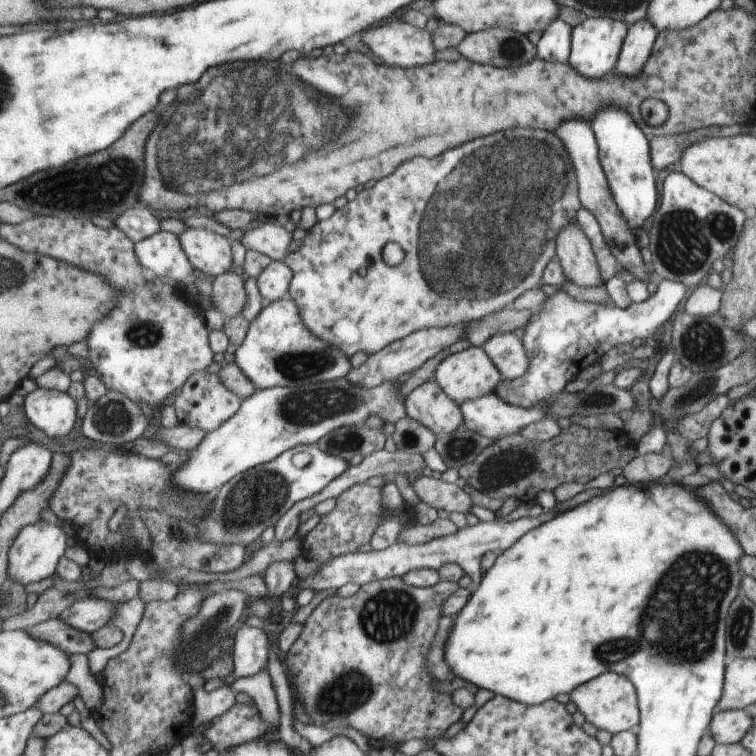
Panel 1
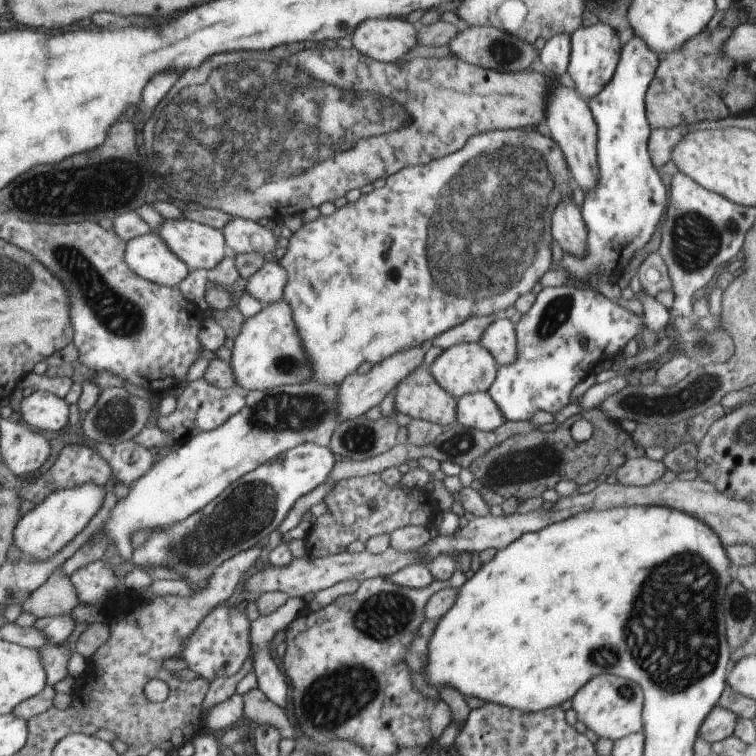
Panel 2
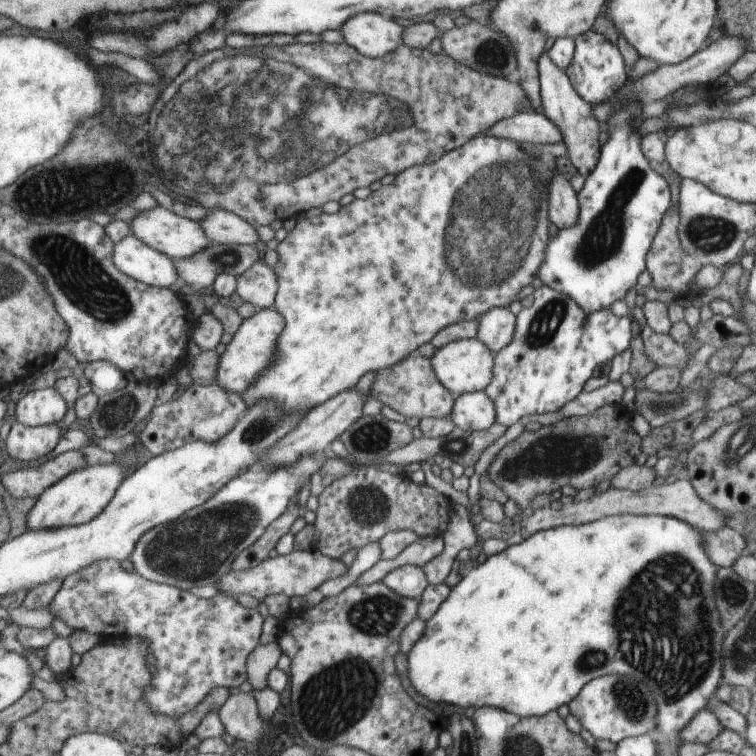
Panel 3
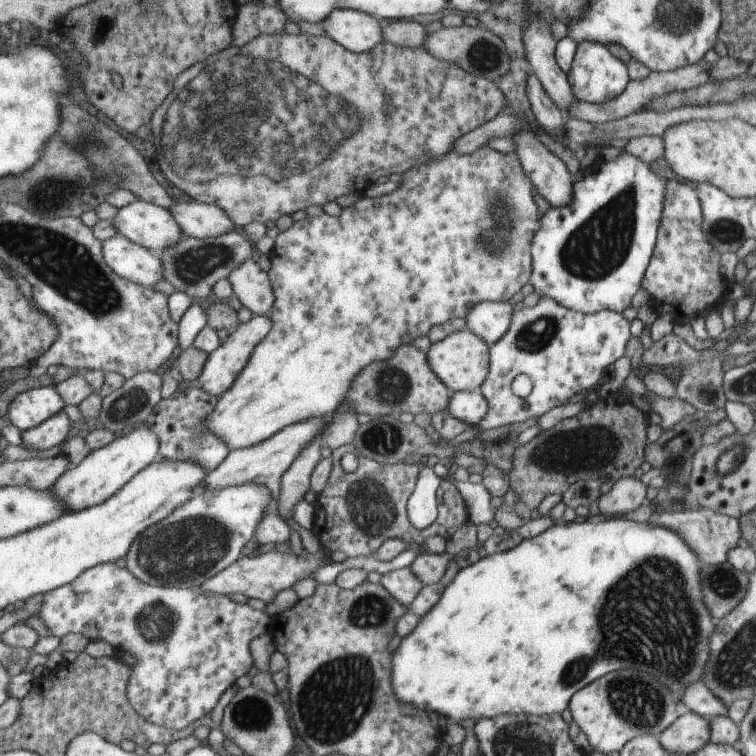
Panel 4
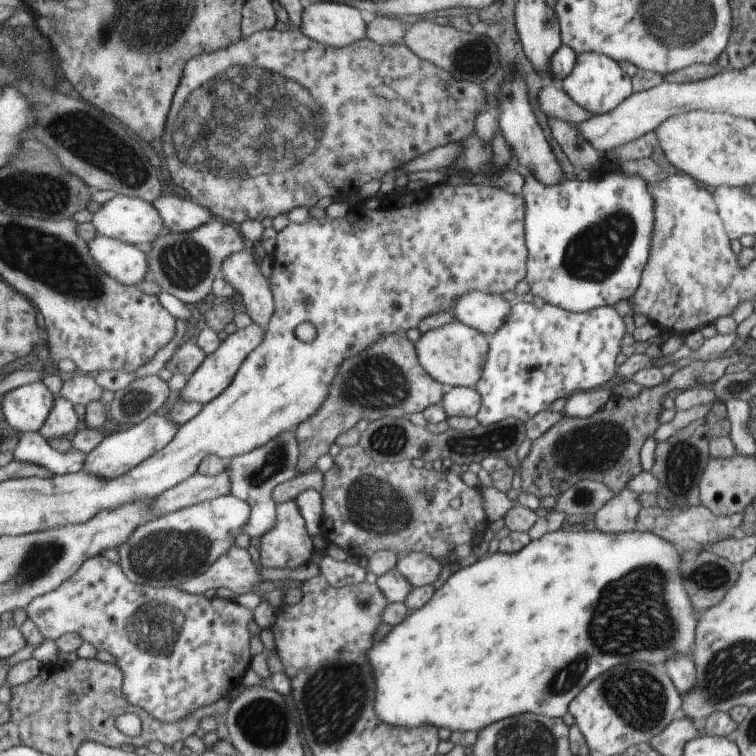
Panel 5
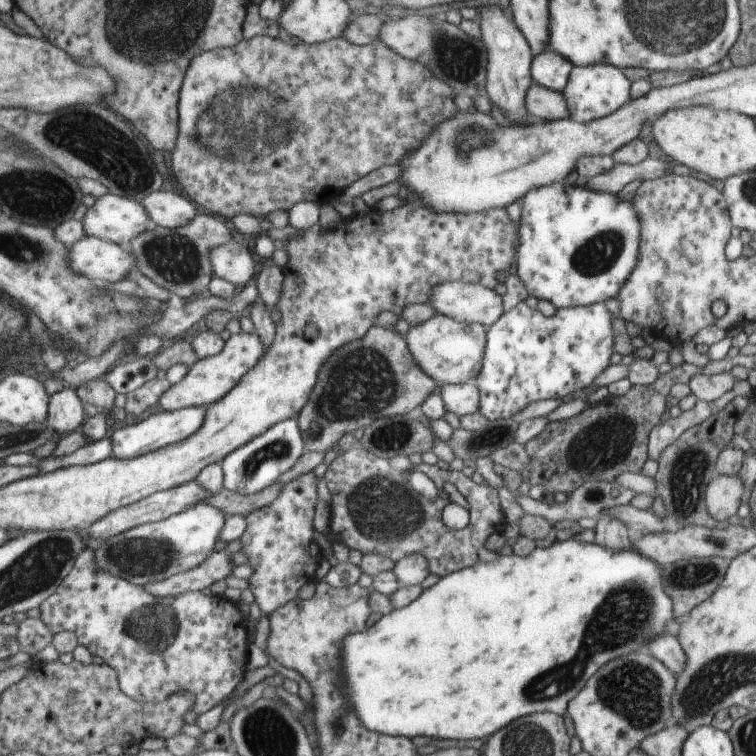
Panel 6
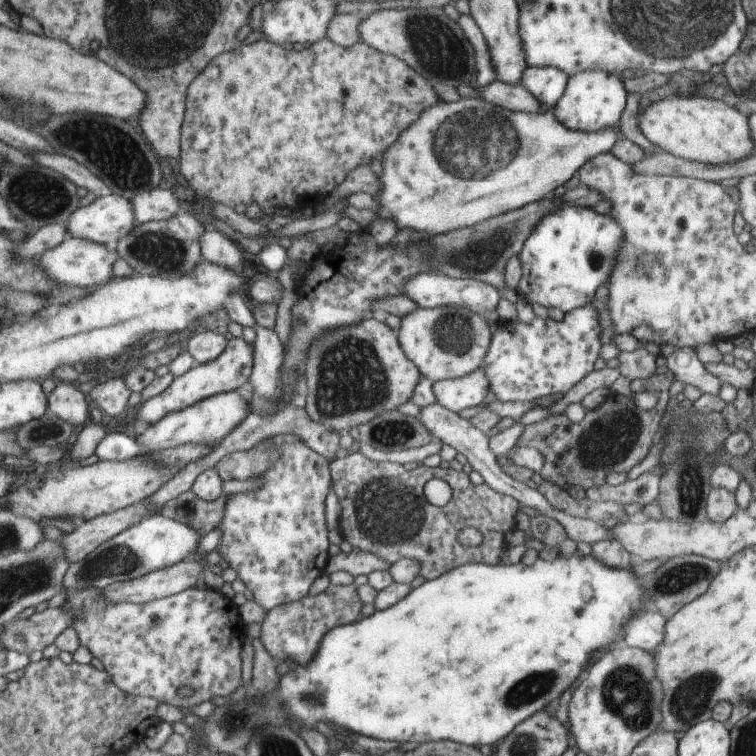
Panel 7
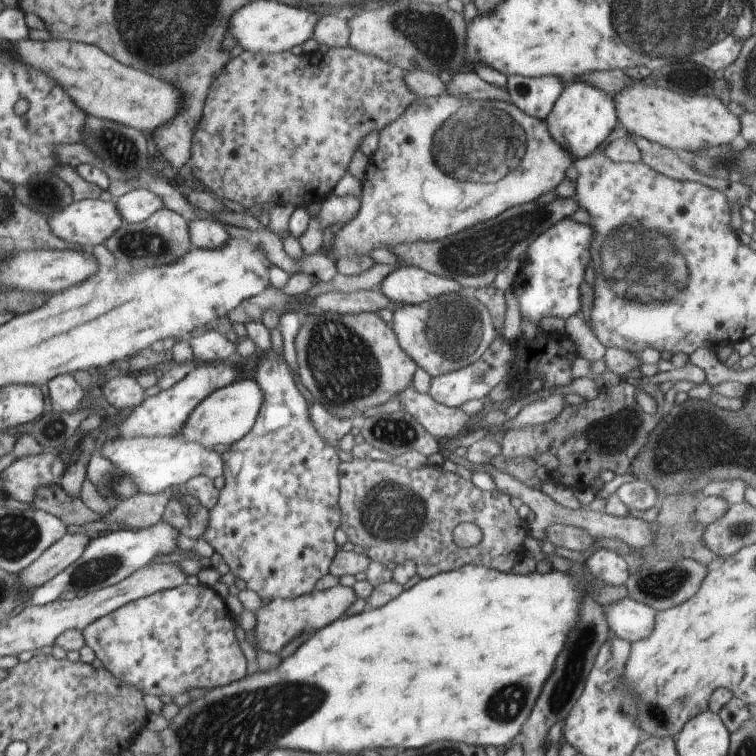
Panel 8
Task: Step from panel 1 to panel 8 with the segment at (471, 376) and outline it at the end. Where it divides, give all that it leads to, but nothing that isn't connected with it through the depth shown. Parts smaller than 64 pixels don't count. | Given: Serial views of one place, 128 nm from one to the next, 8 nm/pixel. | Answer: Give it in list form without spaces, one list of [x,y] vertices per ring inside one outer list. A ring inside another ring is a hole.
[[[474,289],[442,294],[418,305],[401,305],[392,312],[392,324],[398,345],[421,370],[431,377],[450,373],[477,361],[491,344],[493,328],[489,314],[473,296]]]

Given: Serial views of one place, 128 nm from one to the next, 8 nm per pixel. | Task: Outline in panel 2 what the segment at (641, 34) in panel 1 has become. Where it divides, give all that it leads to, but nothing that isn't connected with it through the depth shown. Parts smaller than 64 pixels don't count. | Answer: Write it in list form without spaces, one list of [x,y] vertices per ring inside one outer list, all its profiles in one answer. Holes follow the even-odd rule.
[[[632,35],[623,43],[621,57],[609,84],[588,100],[597,124],[598,184],[584,194],[580,206],[586,228],[586,255],[579,259],[557,252],[555,256],[557,267],[565,268],[573,276],[568,281],[573,284],[590,288],[589,284],[597,281],[611,282],[609,272],[617,264],[623,268],[633,252],[643,248],[663,212],[666,212],[668,194],[653,170],[654,163],[649,160],[649,128],[648,122],[645,122],[646,114],[643,114],[643,96],[646,96],[657,66],[658,55],[642,38]]]

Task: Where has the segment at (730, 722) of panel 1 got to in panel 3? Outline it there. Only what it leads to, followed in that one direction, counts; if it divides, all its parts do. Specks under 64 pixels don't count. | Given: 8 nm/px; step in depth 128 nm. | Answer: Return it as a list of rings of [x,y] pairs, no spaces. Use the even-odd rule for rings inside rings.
[[[705,708],[690,721],[690,724],[683,727],[679,734],[681,742],[703,743],[707,746],[708,742],[714,740],[724,729],[716,714]]]

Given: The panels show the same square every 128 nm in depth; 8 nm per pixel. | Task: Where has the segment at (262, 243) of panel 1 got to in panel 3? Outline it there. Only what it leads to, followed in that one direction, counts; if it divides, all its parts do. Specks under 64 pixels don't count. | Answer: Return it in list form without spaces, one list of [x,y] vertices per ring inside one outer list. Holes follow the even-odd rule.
[[[211,209],[197,222],[211,244],[255,246],[261,241],[255,226],[232,211]]]

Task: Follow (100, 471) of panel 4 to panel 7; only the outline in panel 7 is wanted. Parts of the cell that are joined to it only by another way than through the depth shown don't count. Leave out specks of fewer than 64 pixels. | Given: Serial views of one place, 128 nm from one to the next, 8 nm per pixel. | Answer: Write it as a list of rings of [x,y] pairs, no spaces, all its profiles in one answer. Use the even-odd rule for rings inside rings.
[[[229,391],[197,401],[194,405],[155,421],[136,436],[149,451],[165,450],[185,443],[213,443],[221,441],[249,414],[249,402],[239,392]]]

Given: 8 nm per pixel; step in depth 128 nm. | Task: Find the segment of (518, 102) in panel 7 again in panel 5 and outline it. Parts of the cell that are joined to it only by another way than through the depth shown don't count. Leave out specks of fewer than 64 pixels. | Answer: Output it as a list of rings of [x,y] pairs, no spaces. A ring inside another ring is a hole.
[[[545,84],[538,92],[537,100],[540,111],[547,118],[555,117],[576,126],[595,115],[581,108],[557,84]]]

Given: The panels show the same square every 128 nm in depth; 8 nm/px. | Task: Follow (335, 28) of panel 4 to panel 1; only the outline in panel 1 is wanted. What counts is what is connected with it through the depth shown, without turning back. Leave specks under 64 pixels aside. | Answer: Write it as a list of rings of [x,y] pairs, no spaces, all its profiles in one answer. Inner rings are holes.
[[[387,20],[367,30],[360,40],[377,58],[399,69],[421,68],[435,61],[431,34],[410,23]]]

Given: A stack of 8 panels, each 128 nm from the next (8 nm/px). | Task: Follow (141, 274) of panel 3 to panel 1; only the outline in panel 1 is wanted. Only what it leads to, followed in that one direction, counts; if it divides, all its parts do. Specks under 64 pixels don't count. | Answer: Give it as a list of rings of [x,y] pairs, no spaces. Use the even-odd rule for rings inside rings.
[[[168,231],[140,240],[136,243],[136,254],[144,268],[170,285],[181,283],[193,270],[178,236]]]

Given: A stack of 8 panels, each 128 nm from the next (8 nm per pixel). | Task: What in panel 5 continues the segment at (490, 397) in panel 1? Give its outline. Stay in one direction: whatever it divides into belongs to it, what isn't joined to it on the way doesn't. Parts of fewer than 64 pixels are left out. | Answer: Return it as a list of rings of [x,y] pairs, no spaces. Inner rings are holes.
[[[450,387],[440,404],[447,417],[475,418],[481,398],[474,387]]]

